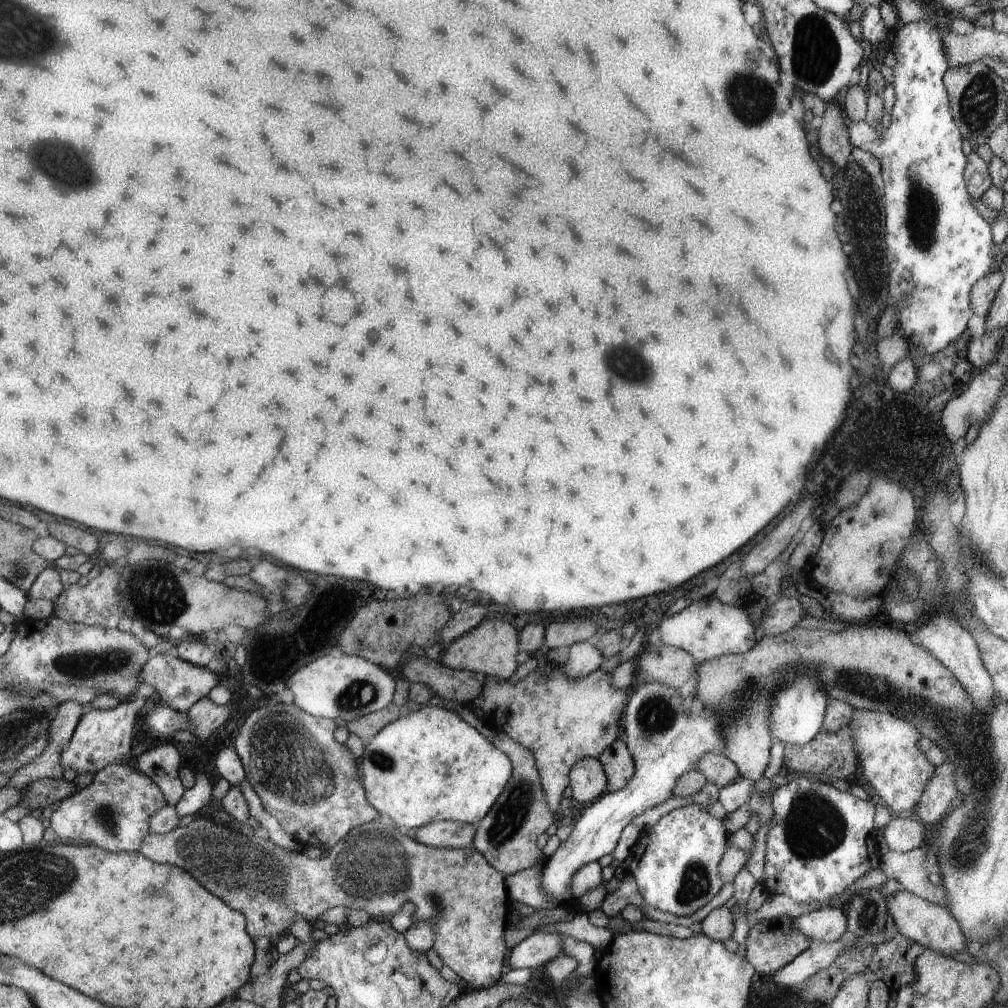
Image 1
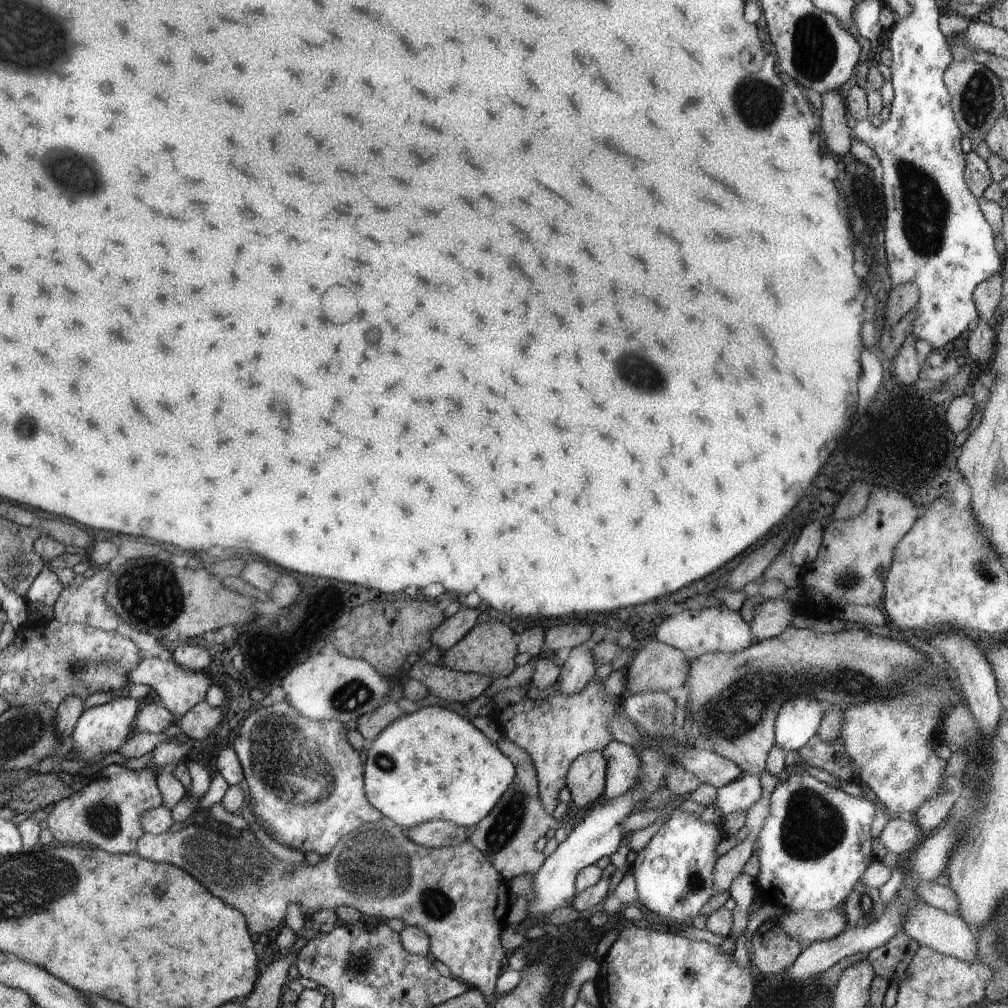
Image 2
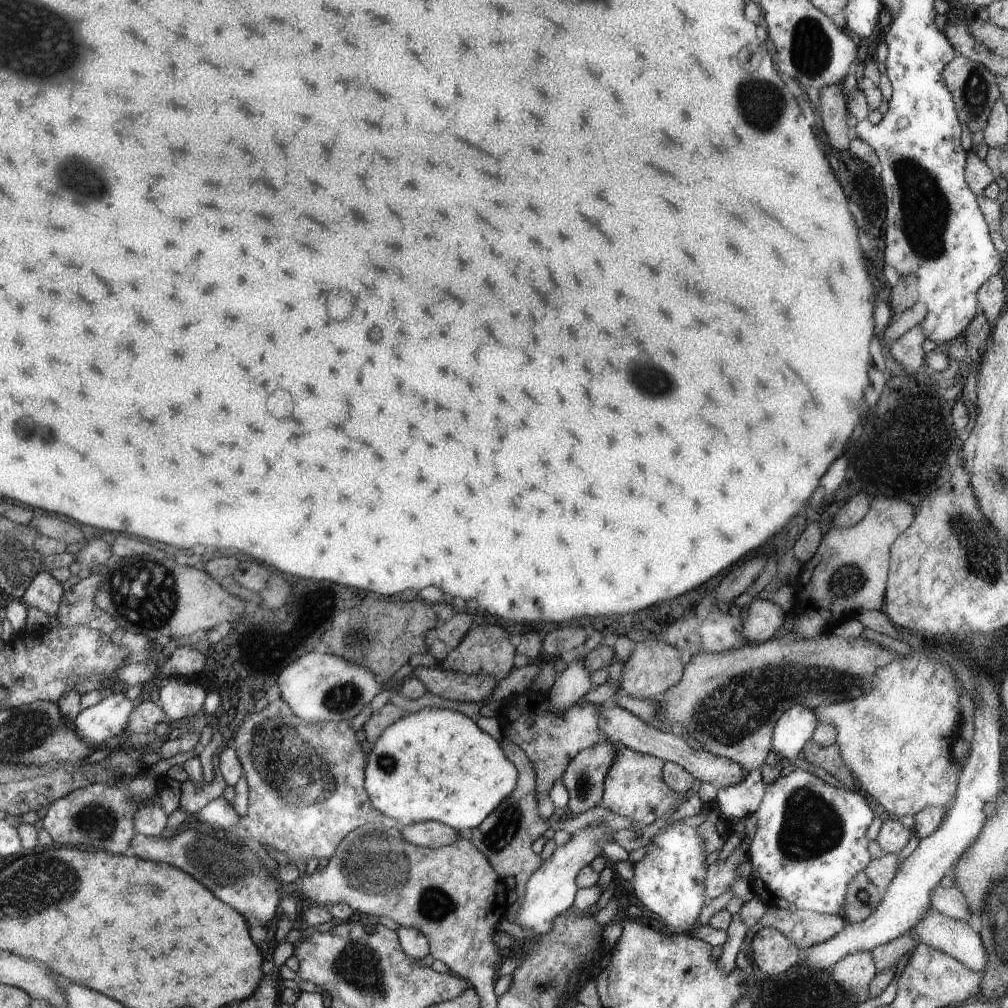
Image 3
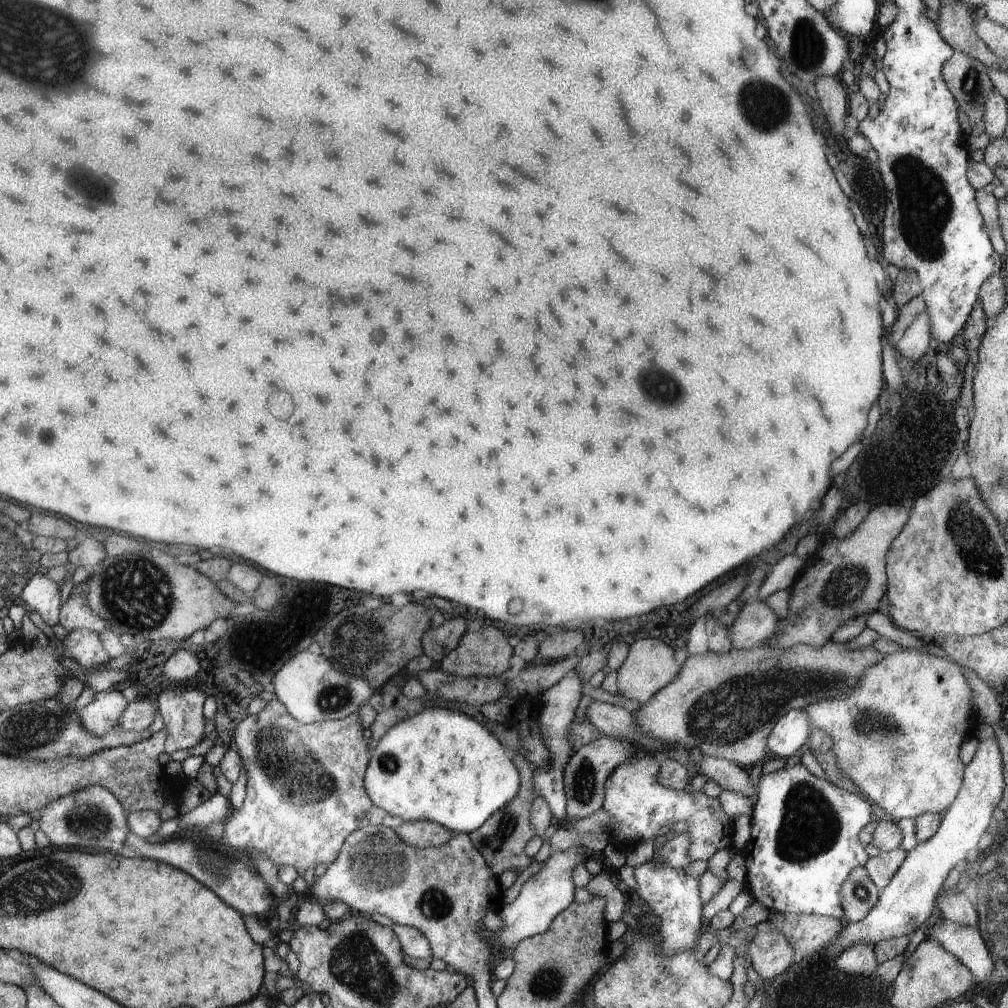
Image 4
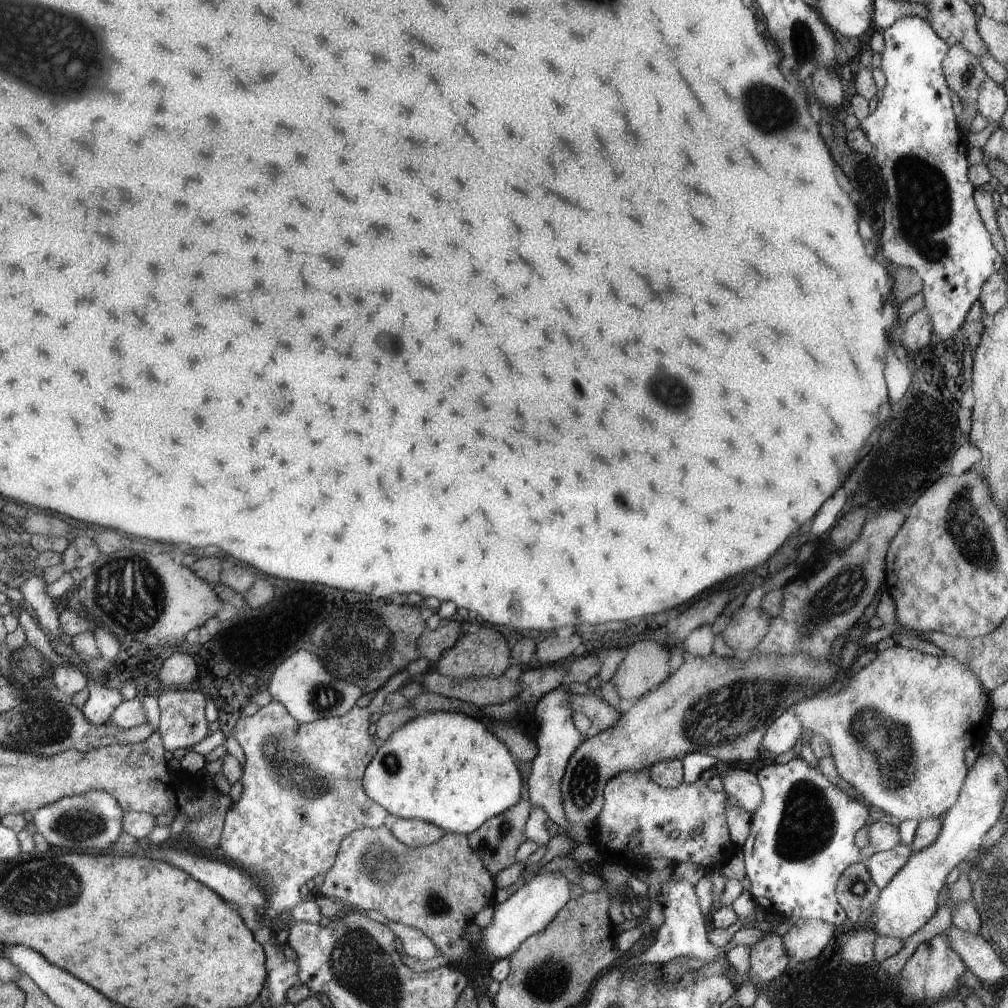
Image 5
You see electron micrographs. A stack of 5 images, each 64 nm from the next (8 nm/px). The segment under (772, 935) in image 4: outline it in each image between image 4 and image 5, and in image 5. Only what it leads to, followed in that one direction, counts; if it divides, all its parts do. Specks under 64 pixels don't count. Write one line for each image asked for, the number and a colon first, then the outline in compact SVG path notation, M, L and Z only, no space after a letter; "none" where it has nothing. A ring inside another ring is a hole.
5: M763 936L755 946L751 946L749 964L751 974L759 976L763 984L769 984L781 972L785 972L789 968L789 956L781 944L781 936Z

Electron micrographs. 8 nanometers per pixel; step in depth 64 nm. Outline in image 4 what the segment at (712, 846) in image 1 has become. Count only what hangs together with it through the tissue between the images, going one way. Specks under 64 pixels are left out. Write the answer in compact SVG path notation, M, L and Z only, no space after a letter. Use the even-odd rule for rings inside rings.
M675 834L671 840L665 840L663 846L659 846L657 854L663 858L663 864L645 862L633 868L633 878L637 882L637 896L643 900L645 908L653 908L653 912L659 916L659 942L657 942L657 956L671 958L679 952L693 952L699 950L699 936L705 930L705 922L701 916L703 902L699 898L699 880L685 876L683 868L691 862L687 858L687 846L689 836L687 834Z

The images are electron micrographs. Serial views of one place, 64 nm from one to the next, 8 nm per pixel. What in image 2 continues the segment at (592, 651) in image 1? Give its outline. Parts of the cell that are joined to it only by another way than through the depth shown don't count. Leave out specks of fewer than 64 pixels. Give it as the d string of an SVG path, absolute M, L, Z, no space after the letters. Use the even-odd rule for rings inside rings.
M573 648L565 662L559 662L561 674L557 678L559 694L563 696L575 696L587 688L587 684L593 680L593 672L597 670L597 664L593 660L591 652L585 652L581 648Z

